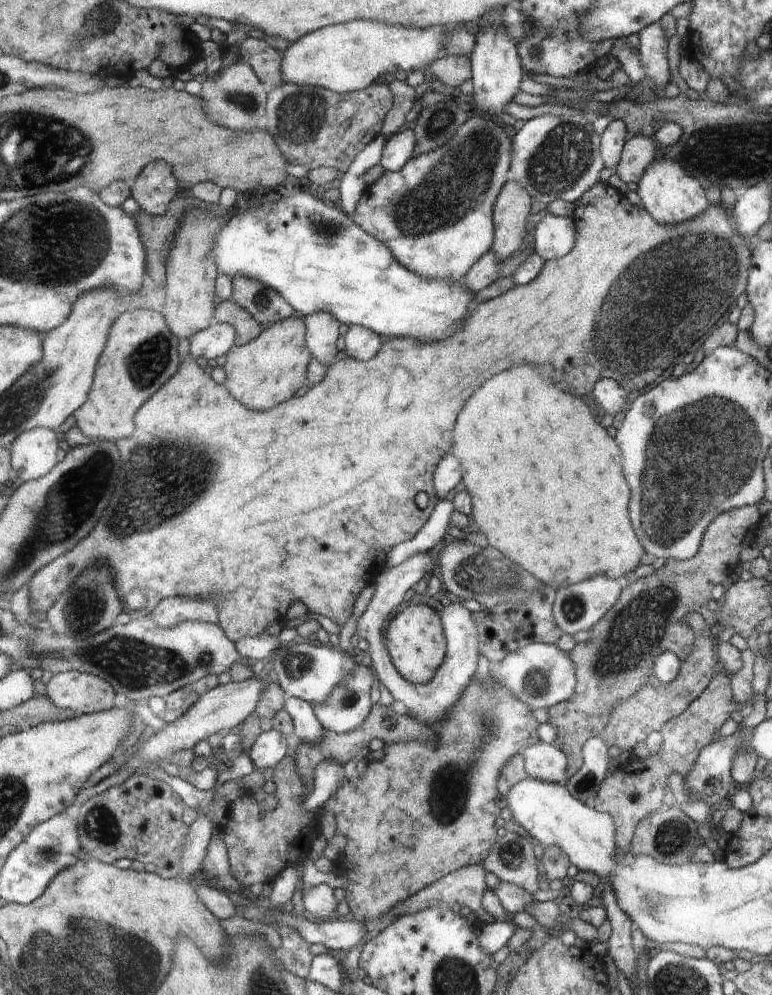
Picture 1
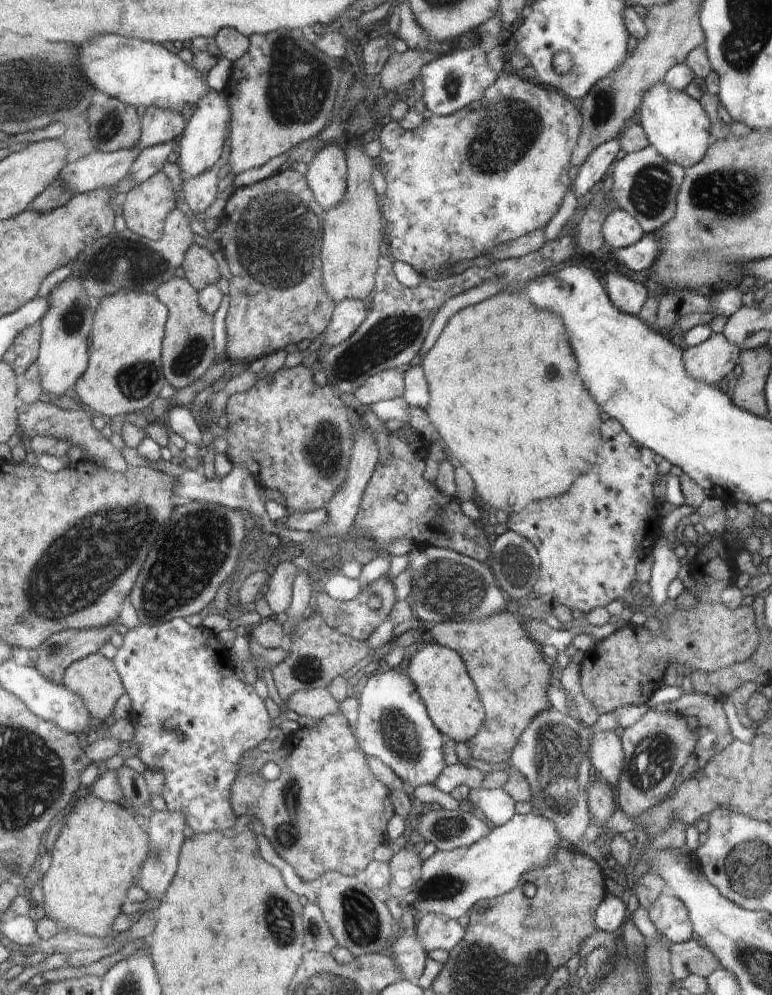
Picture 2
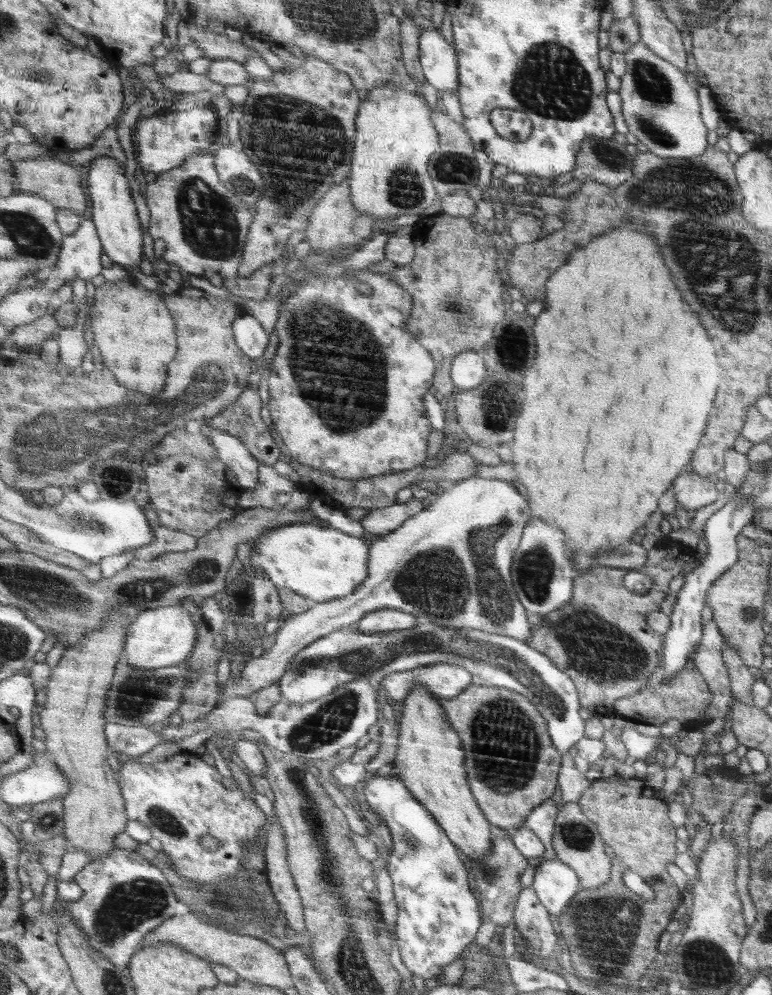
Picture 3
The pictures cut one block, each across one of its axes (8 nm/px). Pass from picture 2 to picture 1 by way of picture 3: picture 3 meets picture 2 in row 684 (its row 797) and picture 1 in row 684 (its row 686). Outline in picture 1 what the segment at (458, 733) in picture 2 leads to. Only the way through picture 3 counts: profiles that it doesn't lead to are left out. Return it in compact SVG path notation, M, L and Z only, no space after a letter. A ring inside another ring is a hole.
M410 605L393 615L385 627L385 641L397 671L411 683L425 685L433 680L445 662L448 643L442 632L443 622L429 605Z

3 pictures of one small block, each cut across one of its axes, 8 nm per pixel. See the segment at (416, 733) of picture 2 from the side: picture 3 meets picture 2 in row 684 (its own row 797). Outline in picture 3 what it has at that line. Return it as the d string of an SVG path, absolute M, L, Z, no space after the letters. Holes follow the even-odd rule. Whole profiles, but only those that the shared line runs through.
M375 773L363 788L368 806L384 820L390 836L392 836L392 850L386 857L386 867L393 882L393 895L397 904L396 944L400 949L400 957L404 966L414 975L422 979L434 978L442 974L442 968L448 962L454 962L458 954L462 954L470 942L476 938L480 930L480 910L470 886L466 868L458 856L457 845L453 843L438 824L433 813L420 804L413 793L396 776L391 774L381 776Z

